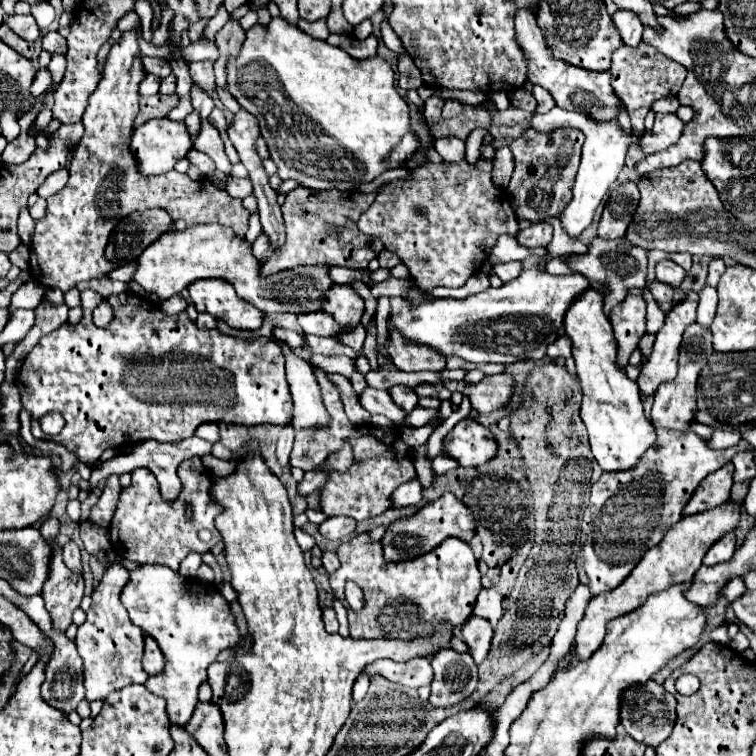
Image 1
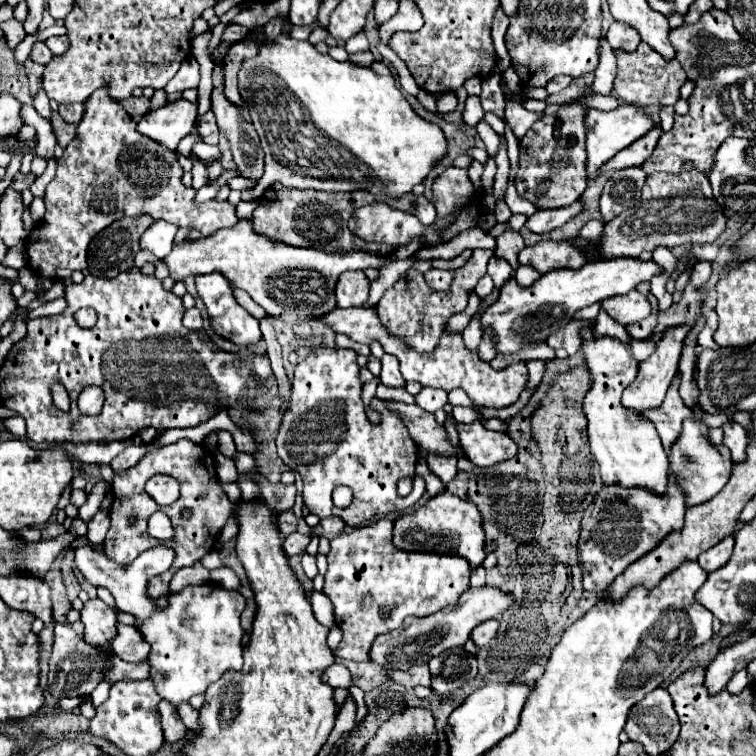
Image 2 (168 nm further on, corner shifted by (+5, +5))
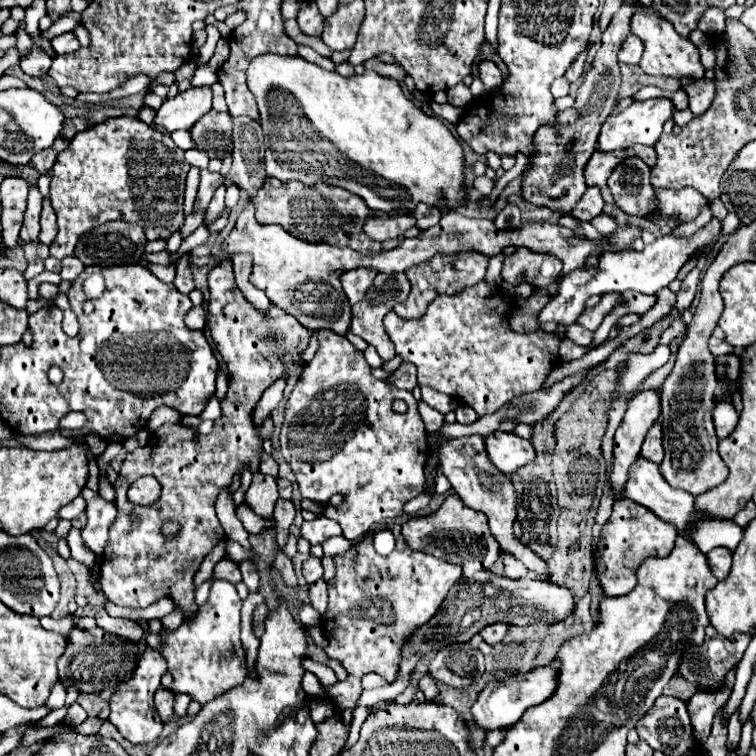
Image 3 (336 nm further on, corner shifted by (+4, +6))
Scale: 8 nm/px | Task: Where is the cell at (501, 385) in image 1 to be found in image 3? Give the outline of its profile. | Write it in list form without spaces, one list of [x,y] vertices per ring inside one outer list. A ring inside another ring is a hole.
[[[485,280],[475,284],[473,288],[463,288],[463,292],[455,296],[437,296],[425,316],[417,320],[405,320],[395,312],[385,316],[385,328],[395,344],[395,352],[405,360],[417,366],[417,380],[419,386],[431,386],[443,394],[449,394],[463,404],[471,406],[479,416],[497,412],[505,402],[511,398],[539,390],[559,360],[559,344],[561,338],[557,332],[515,332],[509,328],[511,310],[515,308],[515,300],[503,302],[501,286],[489,286]]]

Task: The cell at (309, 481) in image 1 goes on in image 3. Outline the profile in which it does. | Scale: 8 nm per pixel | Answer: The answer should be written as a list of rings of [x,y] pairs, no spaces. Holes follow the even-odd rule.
[[[279,498],[273,516],[275,516],[275,522],[277,522],[277,526],[275,526],[275,530],[277,530],[277,544],[281,548],[285,548],[287,536],[289,536],[289,526],[295,520],[295,506],[293,506],[293,502]]]

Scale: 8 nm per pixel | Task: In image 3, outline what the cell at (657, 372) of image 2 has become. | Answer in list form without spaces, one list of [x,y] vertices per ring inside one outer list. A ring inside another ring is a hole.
[[[647,390],[647,392],[639,392],[633,400],[629,400],[629,408],[627,414],[621,422],[621,426],[615,432],[615,444],[613,444],[613,464],[611,464],[611,472],[609,472],[609,482],[611,482],[611,492],[615,500],[625,498],[625,480],[629,478],[629,468],[633,464],[633,460],[637,460],[639,452],[641,452],[641,444],[649,432],[649,428],[657,422],[661,412],[661,404],[659,404],[659,394],[655,390]]]

